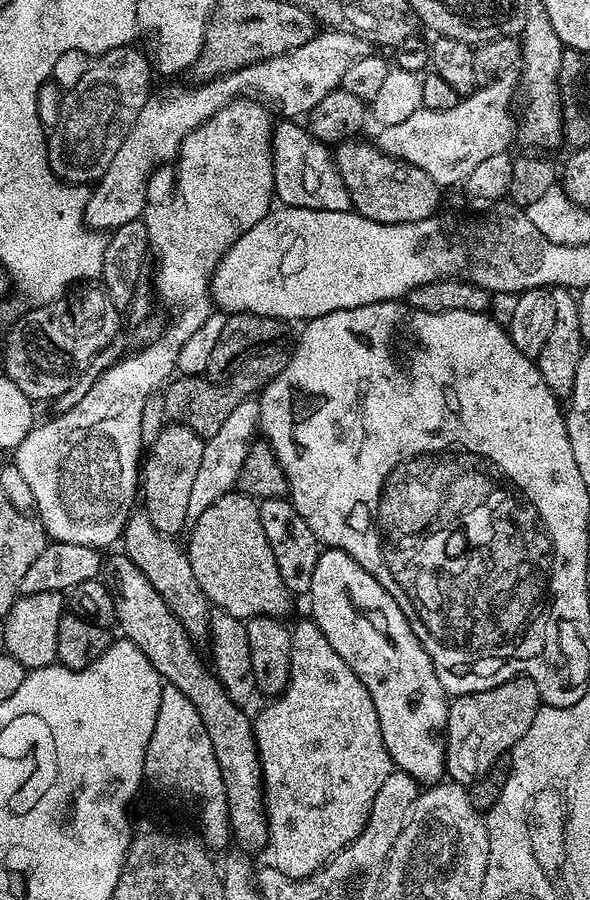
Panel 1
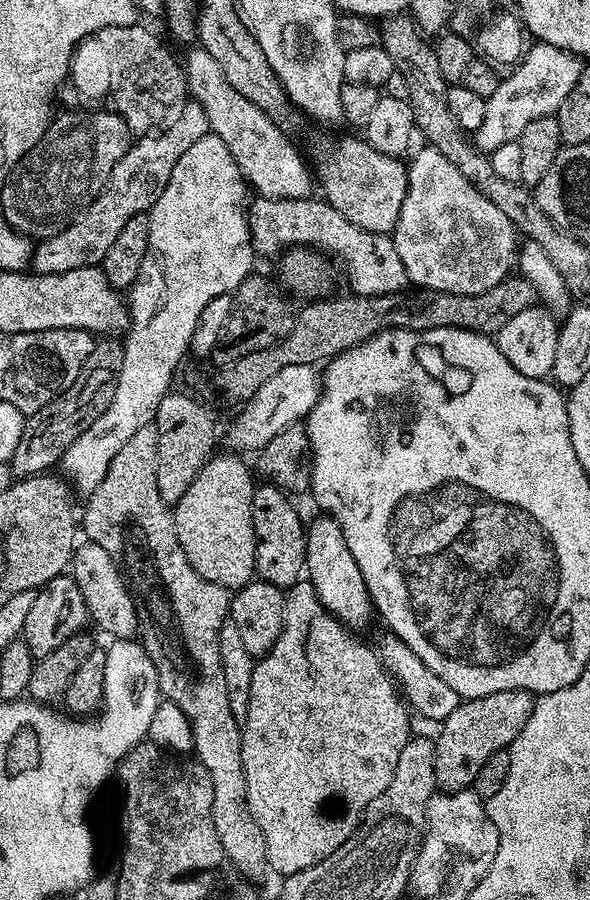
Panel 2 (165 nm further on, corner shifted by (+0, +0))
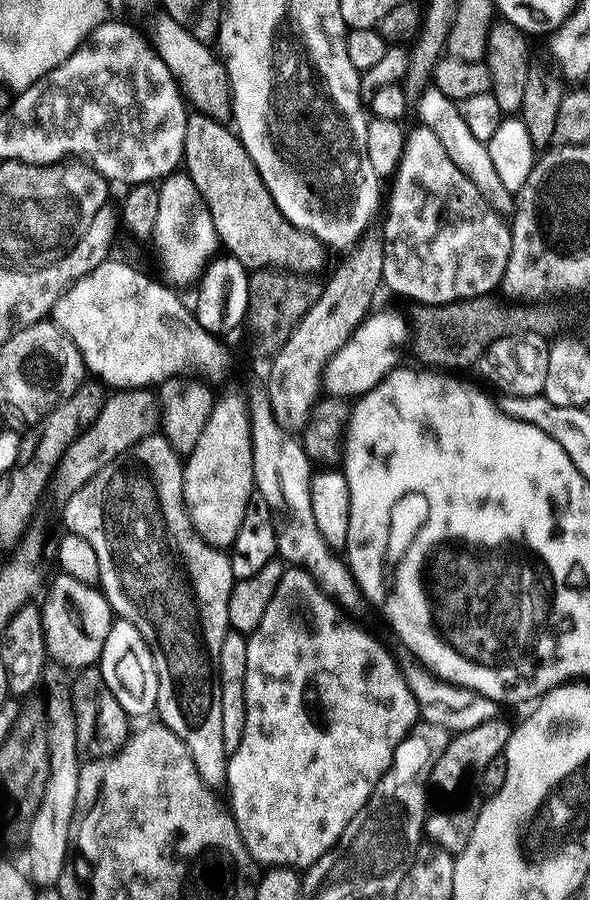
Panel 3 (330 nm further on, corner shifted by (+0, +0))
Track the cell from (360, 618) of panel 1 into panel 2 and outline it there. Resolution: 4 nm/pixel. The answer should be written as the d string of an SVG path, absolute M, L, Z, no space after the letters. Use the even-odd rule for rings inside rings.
M320 514L313 524L306 528L306 576L316 587L318 598L330 614L334 614L353 630L361 630L374 620L372 599L366 590L366 582L362 578L362 570L358 570L358 562L354 562L354 554L350 554L350 546L346 546L346 538L342 534L342 526L332 516Z

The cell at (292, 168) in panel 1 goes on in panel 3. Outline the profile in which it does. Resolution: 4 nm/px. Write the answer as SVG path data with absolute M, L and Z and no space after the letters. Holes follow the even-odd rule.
M160 14L153 26L151 45L177 79L187 103L195 110L221 122L231 117L231 92L223 61L205 41L194 38L191 29L182 27L167 14Z

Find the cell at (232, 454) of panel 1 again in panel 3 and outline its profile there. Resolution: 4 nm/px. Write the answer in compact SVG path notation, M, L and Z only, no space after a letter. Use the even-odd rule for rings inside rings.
M392 308L373 311L354 330L354 334L326 362L322 388L327 395L359 398L366 395L378 382L400 363L400 351L410 344L410 320Z

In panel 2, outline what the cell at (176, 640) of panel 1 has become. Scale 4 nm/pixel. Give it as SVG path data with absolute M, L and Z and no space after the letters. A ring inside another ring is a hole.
M91 542L81 543L72 554L70 575L78 590L82 590L91 623L96 623L108 638L131 640L139 633L140 619L136 617L138 605L119 566L114 558L110 558L110 554L106 554L106 550L102 550L102 546Z

